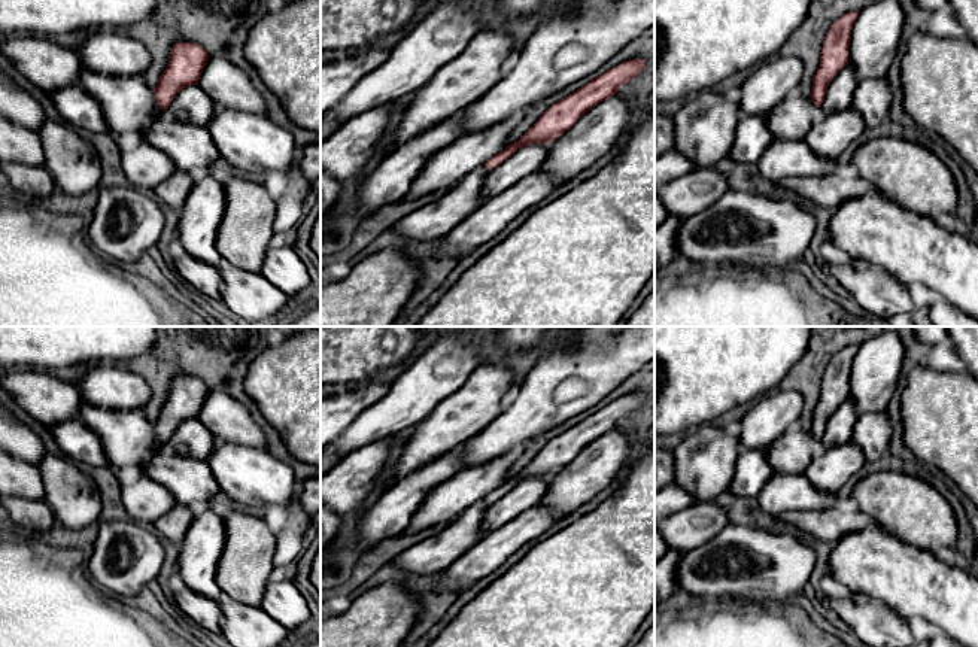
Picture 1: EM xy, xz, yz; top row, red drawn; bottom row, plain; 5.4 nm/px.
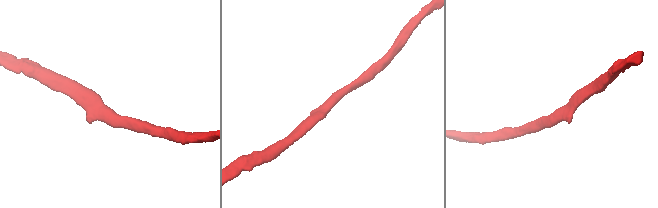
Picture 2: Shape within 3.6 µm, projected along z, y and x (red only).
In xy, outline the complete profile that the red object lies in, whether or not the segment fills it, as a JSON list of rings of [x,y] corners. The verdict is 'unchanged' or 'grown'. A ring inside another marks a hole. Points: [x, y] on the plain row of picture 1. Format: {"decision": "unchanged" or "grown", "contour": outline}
{"decision": "unchanged", "contour": [[[176,377],[168,389],[168,400],[161,407],[154,428],[161,444],[167,446],[176,428],[188,420],[198,419],[209,388],[195,377]]]}

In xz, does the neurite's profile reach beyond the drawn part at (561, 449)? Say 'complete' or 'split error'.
complete

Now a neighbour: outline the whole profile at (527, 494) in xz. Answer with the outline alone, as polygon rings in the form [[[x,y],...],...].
[[[552,476],[526,479],[498,501],[489,504],[482,520],[482,531],[490,532],[498,529],[526,508],[537,505],[547,489],[550,477]]]

